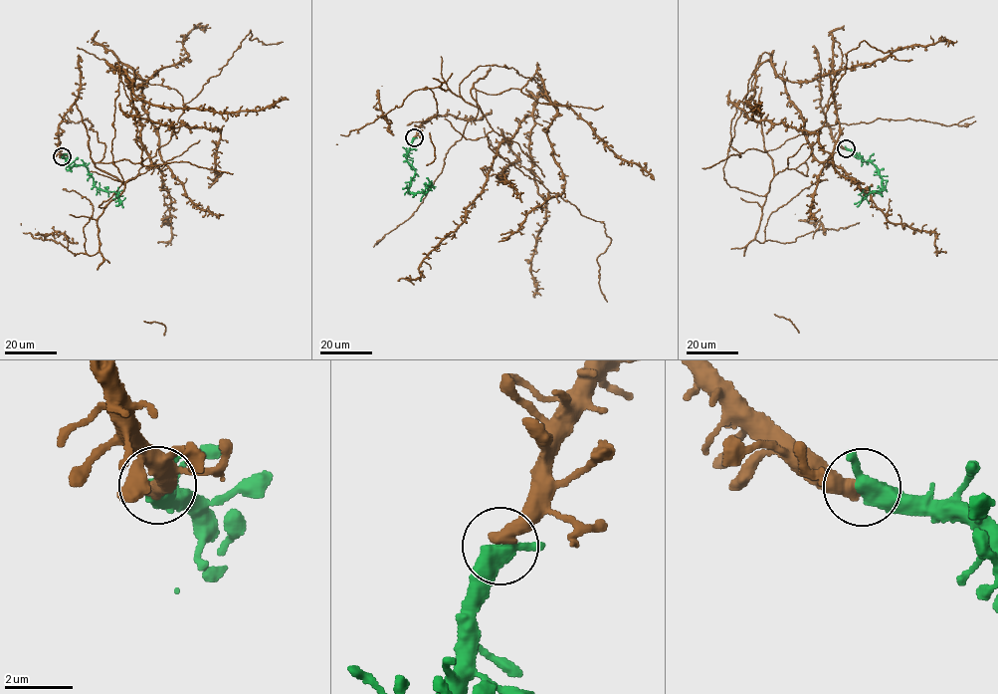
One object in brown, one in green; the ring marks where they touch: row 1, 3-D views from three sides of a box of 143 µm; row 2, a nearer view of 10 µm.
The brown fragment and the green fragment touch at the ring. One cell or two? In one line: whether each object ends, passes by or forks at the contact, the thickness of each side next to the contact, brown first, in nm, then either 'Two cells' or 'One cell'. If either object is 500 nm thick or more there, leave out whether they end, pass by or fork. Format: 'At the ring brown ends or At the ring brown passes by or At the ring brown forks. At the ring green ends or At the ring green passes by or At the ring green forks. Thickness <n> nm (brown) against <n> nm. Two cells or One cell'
At the ring brown ends. At the ring green passes by. Thickness 480 nm (brown) against 440 nm. One cell

